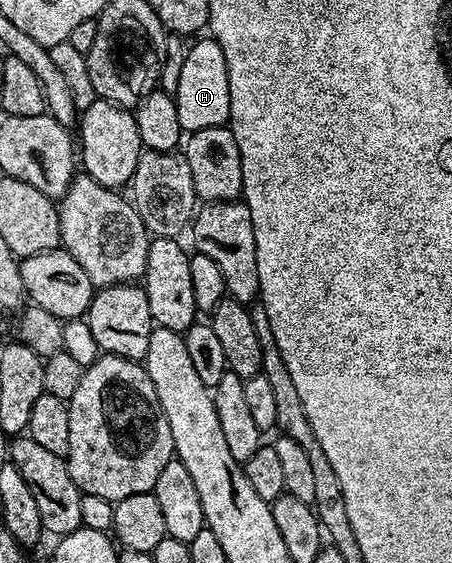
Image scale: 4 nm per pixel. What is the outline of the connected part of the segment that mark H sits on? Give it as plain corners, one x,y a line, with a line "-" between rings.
213,39
198,41
187,48
184,68
180,71
180,83
176,83
176,91
172,94
183,134
204,131
208,127
220,127
229,122
232,96
229,93
228,75
224,70
224,53
220,44

